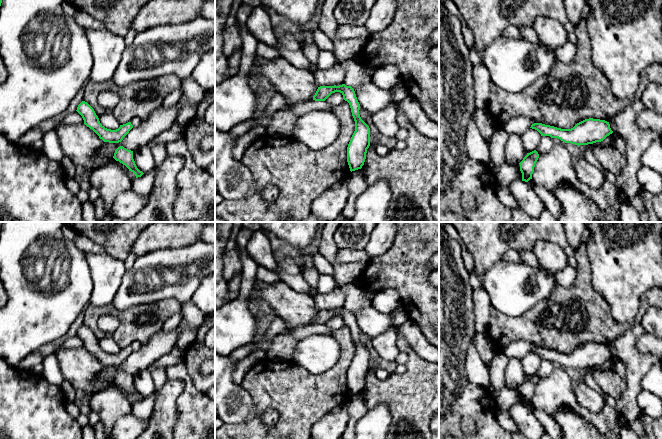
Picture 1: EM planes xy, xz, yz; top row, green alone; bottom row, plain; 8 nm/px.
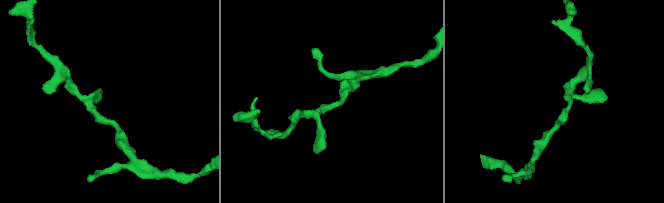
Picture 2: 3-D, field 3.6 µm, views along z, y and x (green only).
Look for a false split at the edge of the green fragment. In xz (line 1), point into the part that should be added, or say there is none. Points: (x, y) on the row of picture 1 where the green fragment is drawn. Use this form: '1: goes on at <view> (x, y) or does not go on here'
1: does not go on here

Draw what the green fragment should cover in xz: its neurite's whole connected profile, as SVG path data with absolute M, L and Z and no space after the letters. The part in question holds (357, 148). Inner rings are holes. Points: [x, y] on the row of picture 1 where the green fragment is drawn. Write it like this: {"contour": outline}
{"contour": "M345 84L320 86L313 96L313 100L325 101L335 92L340 92L343 95L343 99L349 103L355 121L355 131L347 147L347 162L352 172L361 169L364 165L367 149L370 146L370 128L360 117L360 104L351 86L346 86Z"}

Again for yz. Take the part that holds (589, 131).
{"contour": "M593 118L585 119L571 129L561 129L542 123L534 123L530 128L537 130L541 136L558 138L565 143L578 146L601 142L613 133L609 122Z"}

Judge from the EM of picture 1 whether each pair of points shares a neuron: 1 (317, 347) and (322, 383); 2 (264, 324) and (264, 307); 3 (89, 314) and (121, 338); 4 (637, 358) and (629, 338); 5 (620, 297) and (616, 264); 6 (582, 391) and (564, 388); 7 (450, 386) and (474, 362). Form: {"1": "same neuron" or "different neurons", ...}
{"1": "different neurons", "2": "same neuron", "3": "same neuron", "4": "same neuron", "5": "same neuron", "6": "different neurons", "7": "different neurons"}

